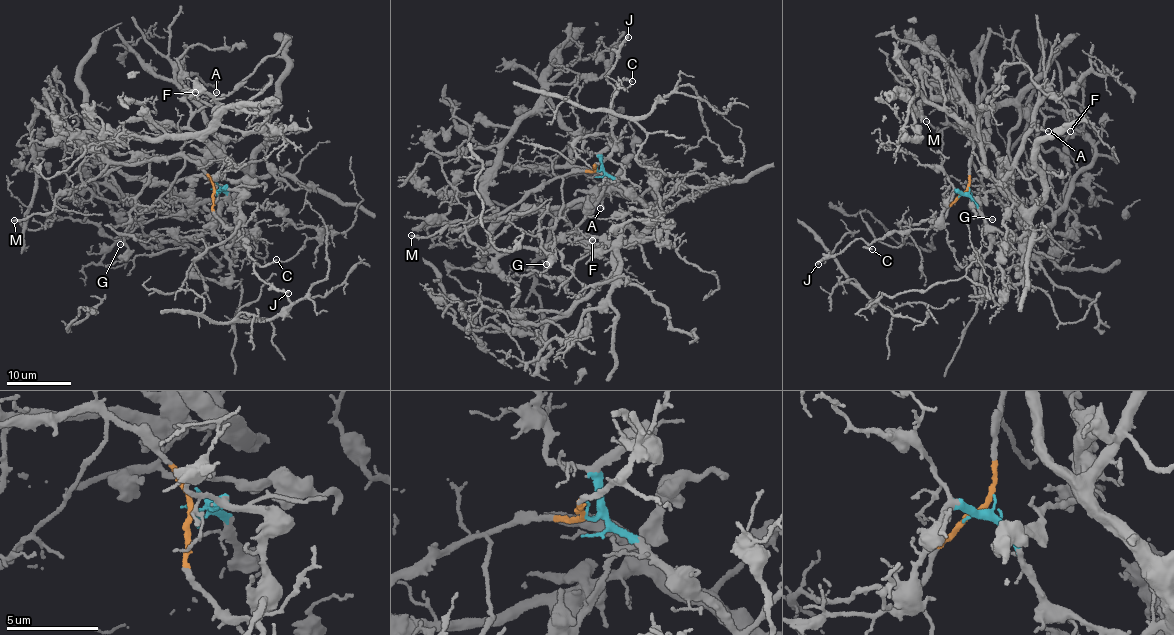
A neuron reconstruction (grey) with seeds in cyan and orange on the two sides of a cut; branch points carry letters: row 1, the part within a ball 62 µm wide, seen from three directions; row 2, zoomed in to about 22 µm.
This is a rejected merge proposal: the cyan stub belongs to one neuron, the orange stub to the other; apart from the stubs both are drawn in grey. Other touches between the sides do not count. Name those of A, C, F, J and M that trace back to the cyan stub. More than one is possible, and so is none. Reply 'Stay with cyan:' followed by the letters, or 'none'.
Stay with cyan: A, F

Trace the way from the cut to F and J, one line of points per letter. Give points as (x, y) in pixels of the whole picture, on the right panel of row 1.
F: (964, 194), (991, 226), (1022, 236), (1029, 232), (1029, 215), (1003, 184), (1041, 91), (1064, 106), (1070, 131)
J: (964, 193), (934, 227), (887, 232), (869, 243), (860, 239), (846, 245), (840, 253), (827, 256), (817, 264)

